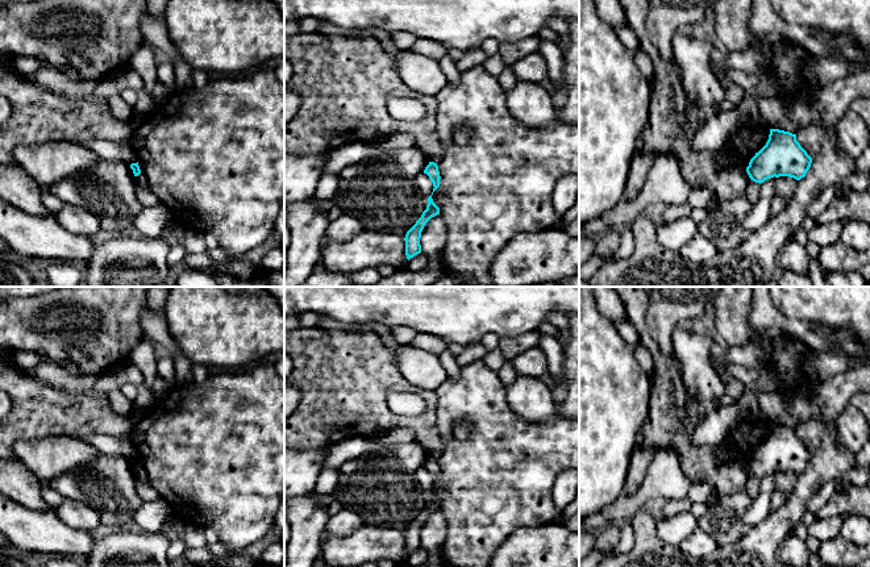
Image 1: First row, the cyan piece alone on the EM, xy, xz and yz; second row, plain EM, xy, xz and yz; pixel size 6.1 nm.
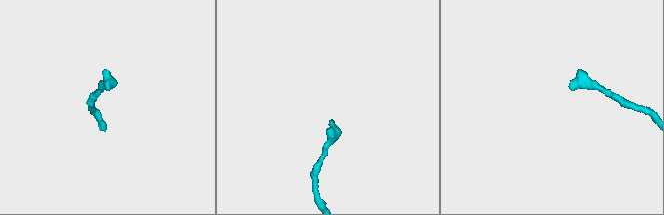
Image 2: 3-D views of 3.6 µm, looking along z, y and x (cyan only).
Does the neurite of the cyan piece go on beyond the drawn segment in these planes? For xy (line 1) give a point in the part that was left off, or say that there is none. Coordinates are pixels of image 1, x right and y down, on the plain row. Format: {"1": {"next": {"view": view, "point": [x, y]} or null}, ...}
{"1": {"next": null}}

